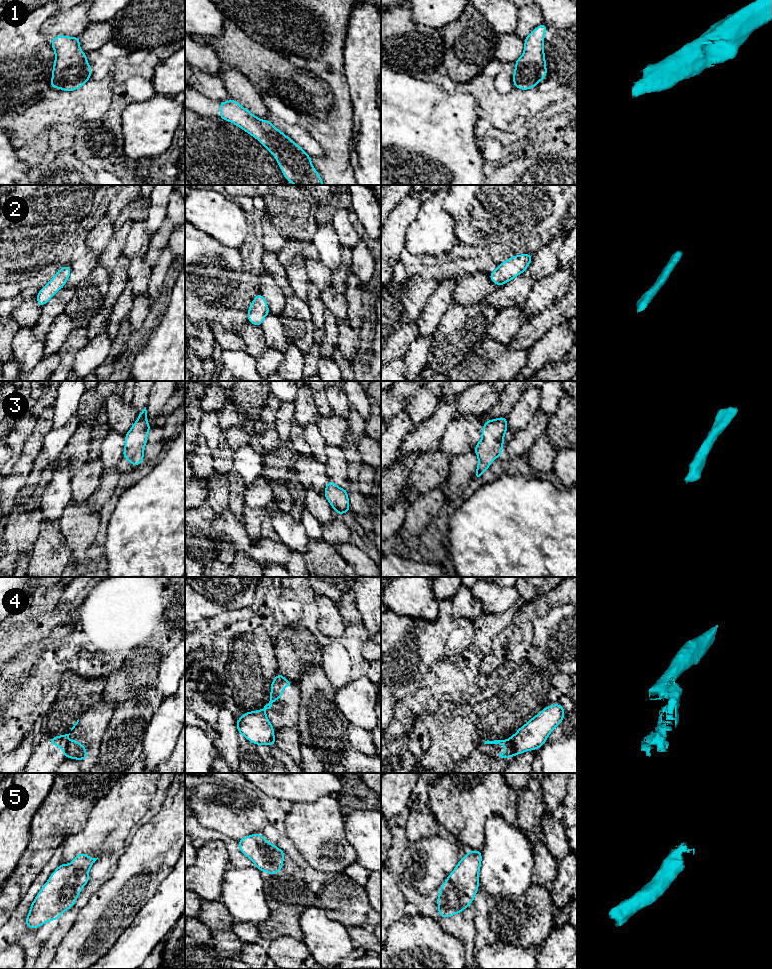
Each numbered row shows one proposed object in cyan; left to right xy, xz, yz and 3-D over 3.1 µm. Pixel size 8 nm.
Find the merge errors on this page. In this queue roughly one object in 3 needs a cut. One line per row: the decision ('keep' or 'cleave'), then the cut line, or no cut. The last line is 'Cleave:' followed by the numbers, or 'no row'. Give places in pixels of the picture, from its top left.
1: keep; cut none
2: keep; cut none
3: keep; cut none
4: cleave; cut yz (512, 735), (511, 746), (515, 754)
5: keep; cut none
Cleave: 4

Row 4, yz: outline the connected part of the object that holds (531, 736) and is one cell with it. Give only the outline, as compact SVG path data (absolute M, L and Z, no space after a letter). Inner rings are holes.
M552 704L542 709L512 736L511 746L515 749L515 755L540 749L564 717L562 704Z

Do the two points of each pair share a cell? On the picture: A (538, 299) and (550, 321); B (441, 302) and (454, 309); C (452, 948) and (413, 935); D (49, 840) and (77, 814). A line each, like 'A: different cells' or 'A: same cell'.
A: different cells
B: different cells
C: same cell
D: same cell

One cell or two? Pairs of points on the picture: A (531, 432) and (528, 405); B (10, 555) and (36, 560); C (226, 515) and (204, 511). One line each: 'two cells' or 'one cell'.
A: two cells
B: two cells
C: one cell

